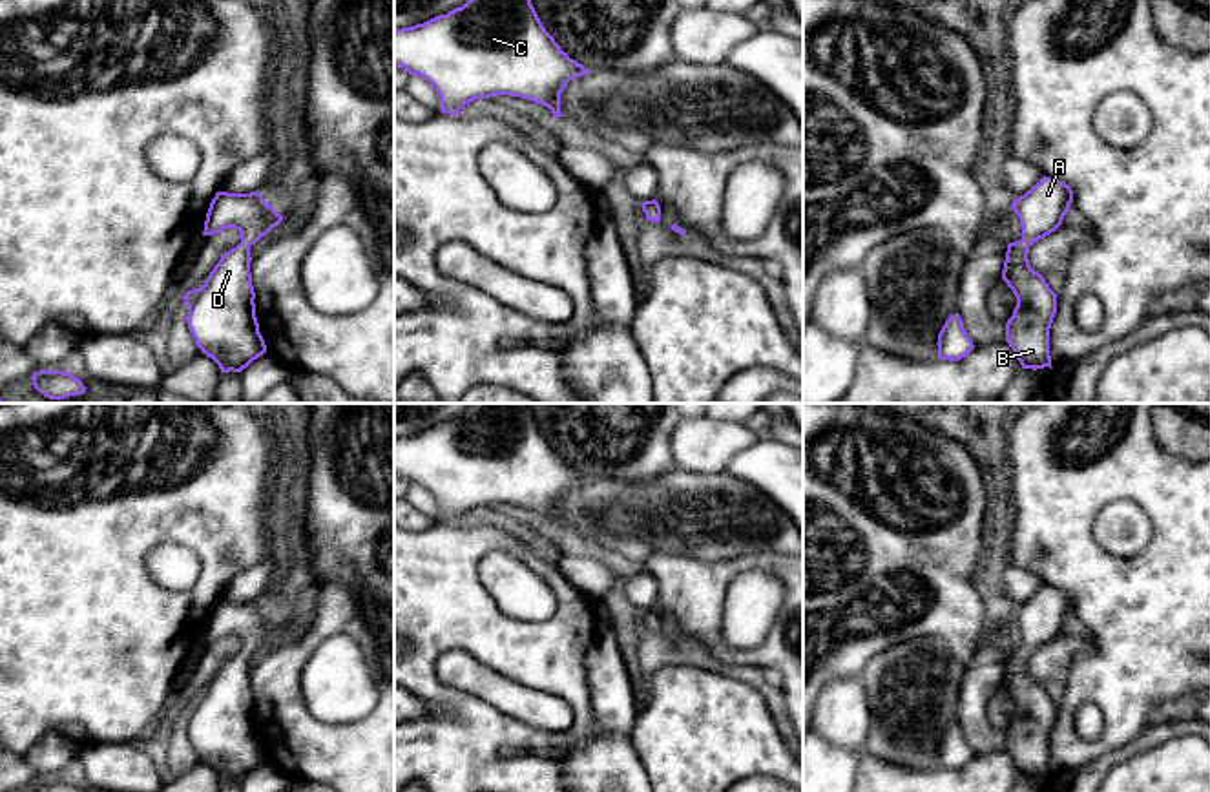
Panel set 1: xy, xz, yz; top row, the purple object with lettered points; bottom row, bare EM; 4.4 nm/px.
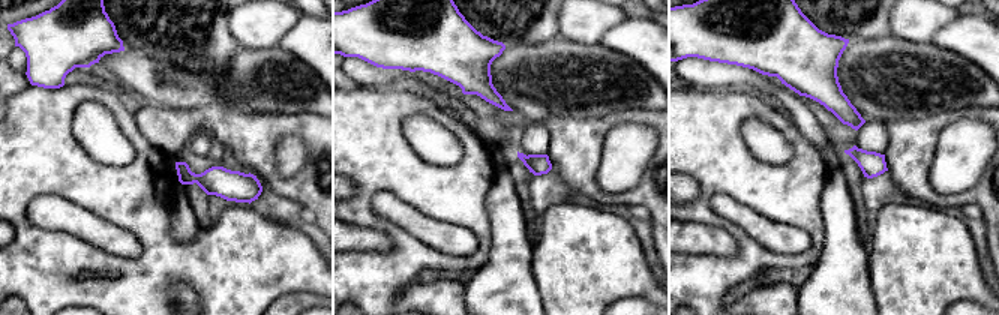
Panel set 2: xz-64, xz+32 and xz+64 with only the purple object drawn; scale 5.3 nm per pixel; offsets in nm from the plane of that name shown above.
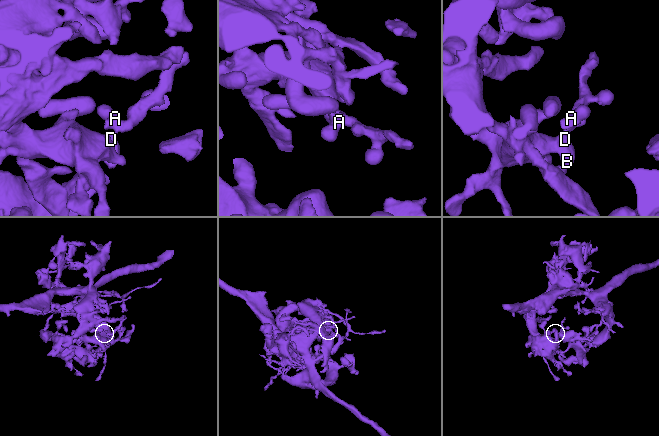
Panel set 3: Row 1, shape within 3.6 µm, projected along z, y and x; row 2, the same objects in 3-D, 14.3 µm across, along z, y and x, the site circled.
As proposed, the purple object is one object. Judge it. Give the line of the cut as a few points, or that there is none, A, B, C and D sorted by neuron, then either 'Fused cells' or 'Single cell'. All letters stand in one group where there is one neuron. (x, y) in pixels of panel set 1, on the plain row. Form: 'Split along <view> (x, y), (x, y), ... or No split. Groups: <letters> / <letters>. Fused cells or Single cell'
No split. Groups: A B C D. Single cell

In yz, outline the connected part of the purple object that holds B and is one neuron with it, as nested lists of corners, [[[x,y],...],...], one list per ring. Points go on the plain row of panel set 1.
[[[1042,586],[1031,599],[1013,610],[1020,628],[1022,648],[1009,651],[1002,688],[1013,699],[1017,715],[1006,732],[1006,750],[1022,777],[1051,776],[1049,737],[1057,723],[1057,703],[1029,673],[1029,655],[1055,641],[1073,611],[1073,599],[1053,586]]]

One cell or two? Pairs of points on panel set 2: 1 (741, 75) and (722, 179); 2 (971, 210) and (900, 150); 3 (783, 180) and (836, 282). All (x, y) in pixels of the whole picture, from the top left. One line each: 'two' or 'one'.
1: two
2: two
3: two

